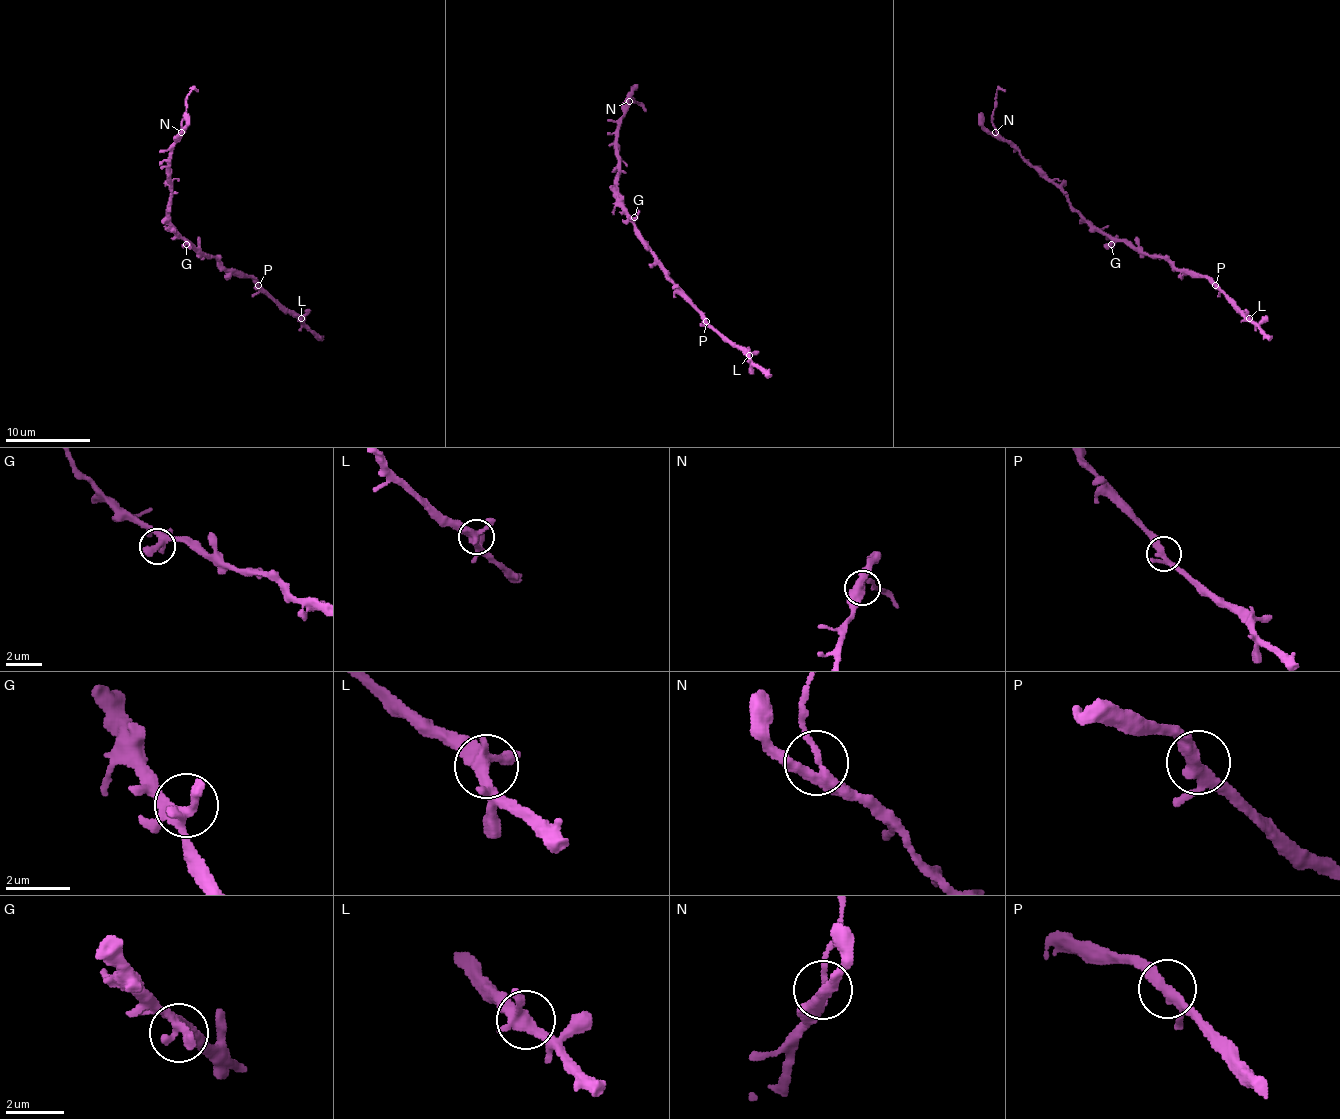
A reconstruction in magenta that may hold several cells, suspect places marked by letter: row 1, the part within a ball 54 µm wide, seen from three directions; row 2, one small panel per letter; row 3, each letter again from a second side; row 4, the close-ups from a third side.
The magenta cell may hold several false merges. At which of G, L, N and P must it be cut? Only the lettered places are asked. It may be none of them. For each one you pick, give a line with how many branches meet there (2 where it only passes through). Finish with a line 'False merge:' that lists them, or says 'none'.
N: 3
False merge: N

